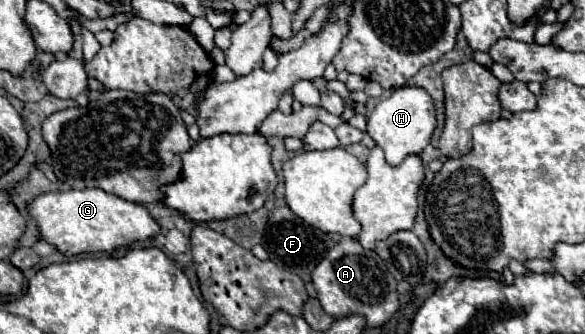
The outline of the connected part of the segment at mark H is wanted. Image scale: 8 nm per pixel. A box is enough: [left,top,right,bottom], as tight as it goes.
[368,88,436,166]

